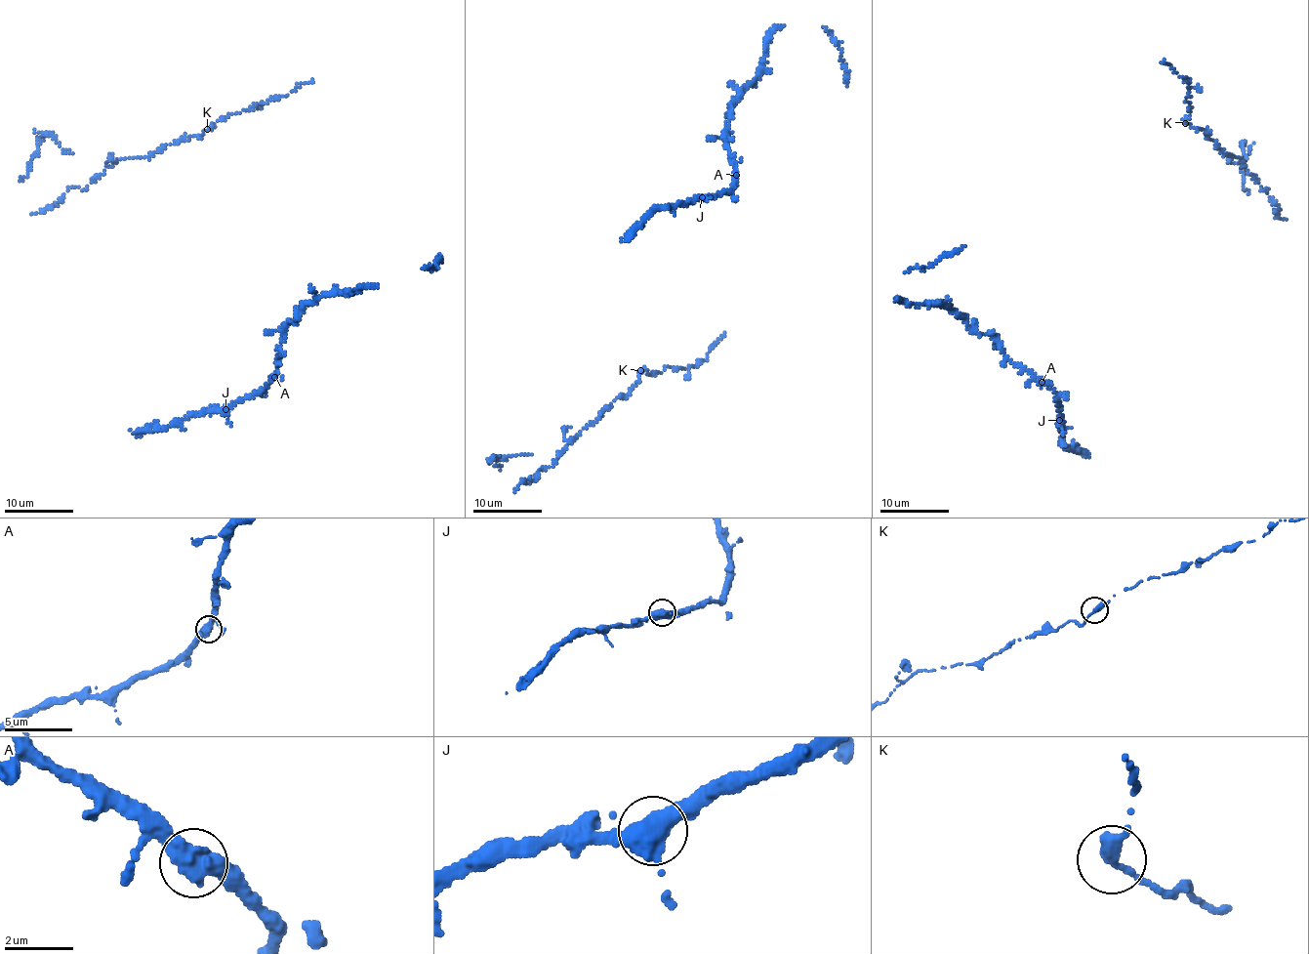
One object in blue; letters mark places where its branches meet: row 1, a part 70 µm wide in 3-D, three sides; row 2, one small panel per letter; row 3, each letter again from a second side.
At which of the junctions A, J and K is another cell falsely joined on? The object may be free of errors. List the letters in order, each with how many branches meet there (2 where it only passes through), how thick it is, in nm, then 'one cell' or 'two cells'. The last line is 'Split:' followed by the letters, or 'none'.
A: branches 2; calibre 500 nm; one cell
J: branches 2; calibre 500 nm; one cell
K: branches 2; calibre 320 nm; one cell
Split: none

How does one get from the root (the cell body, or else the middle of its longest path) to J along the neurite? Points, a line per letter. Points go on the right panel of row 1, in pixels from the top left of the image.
J: (1043, 384), (1048, 384), (1057, 395), (1059, 420)

